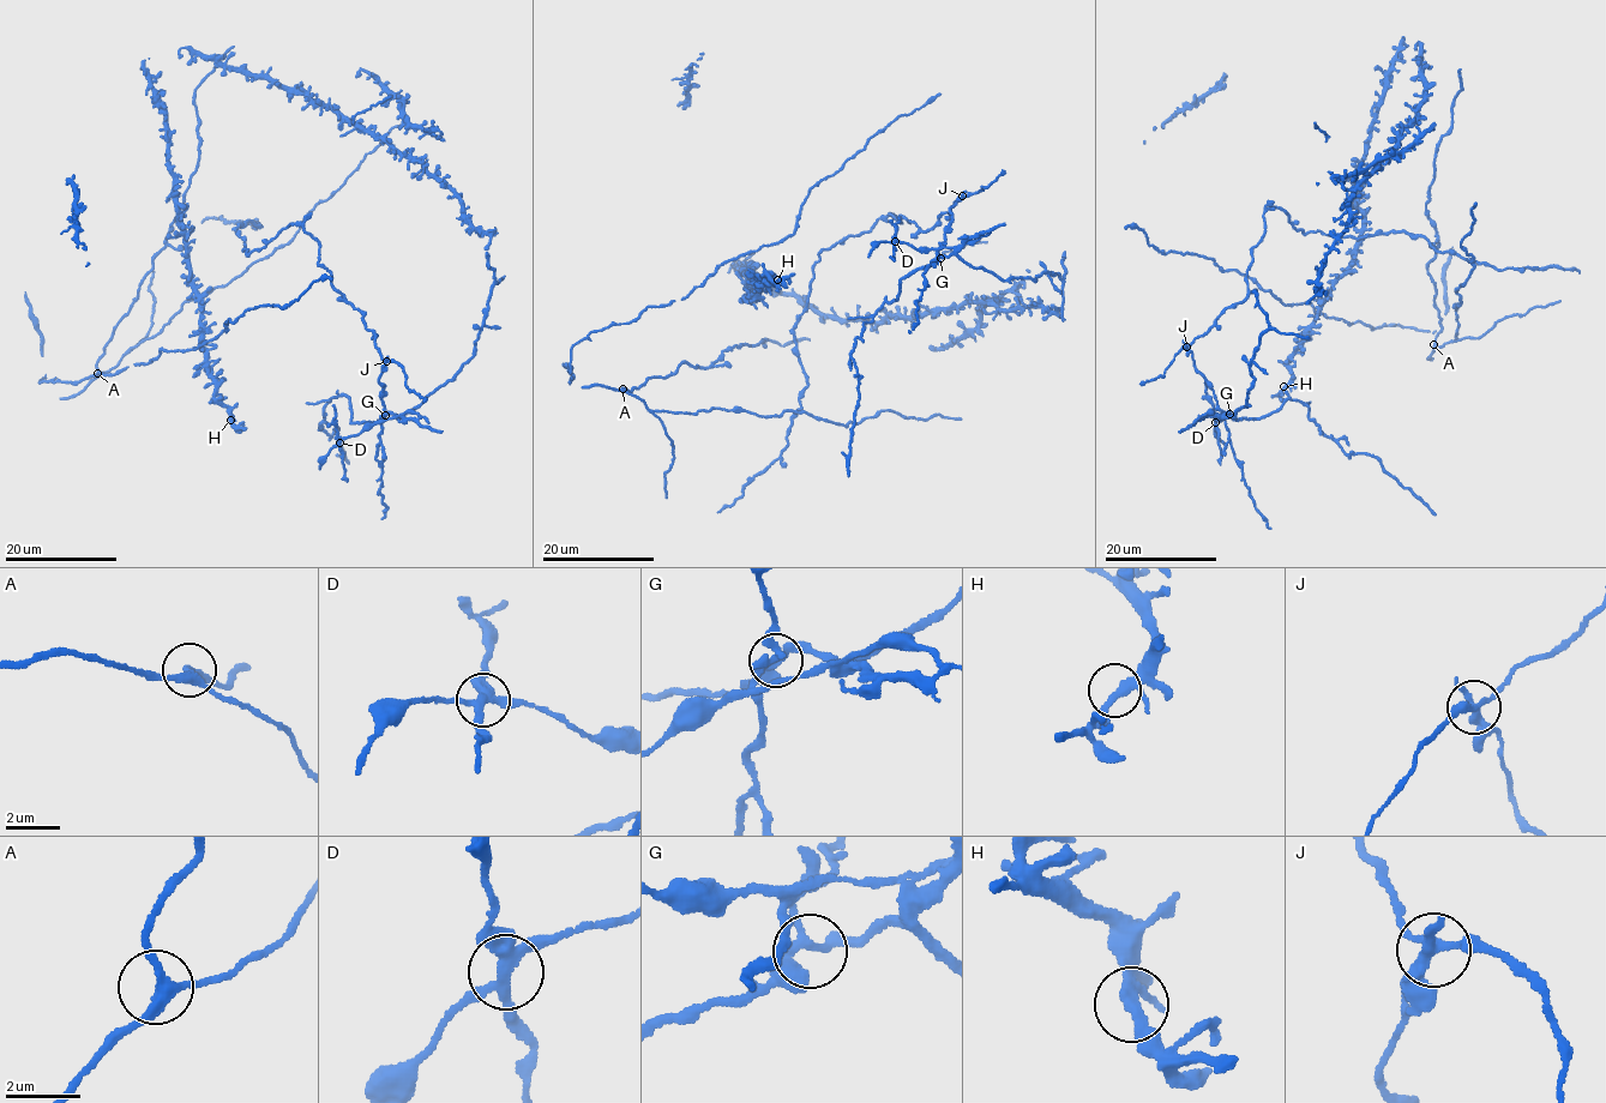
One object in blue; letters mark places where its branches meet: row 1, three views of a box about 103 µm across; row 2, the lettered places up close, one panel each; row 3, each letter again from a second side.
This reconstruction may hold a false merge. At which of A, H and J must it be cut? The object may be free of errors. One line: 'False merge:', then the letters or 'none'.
False merge: J

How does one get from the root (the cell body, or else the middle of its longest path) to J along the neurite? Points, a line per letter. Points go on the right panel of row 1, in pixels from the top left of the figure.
J: (1234, 303), (1186, 347)

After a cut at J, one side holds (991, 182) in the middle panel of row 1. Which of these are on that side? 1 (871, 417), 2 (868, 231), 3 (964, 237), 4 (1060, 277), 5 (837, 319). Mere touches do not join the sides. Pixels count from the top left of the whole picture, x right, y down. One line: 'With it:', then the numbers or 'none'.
With it: 1, 2, 5

